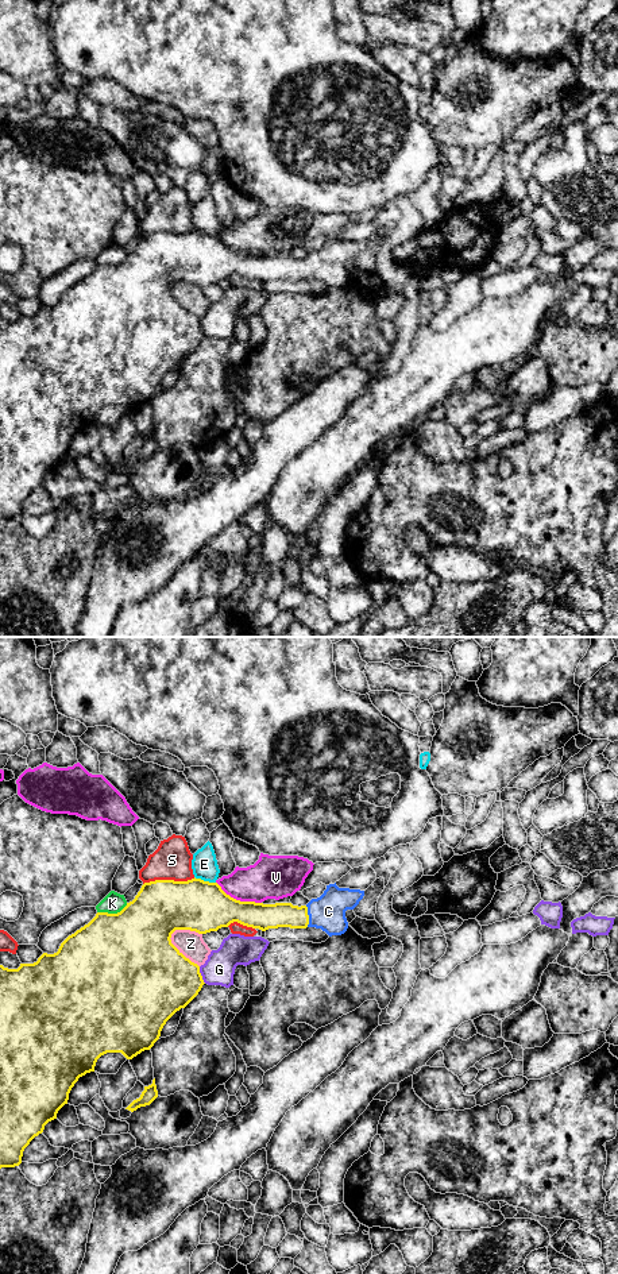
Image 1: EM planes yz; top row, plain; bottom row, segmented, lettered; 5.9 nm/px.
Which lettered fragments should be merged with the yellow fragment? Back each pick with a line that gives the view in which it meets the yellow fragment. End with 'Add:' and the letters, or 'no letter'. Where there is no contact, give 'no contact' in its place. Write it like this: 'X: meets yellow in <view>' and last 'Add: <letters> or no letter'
C: meets yellow in yz
Add: C

